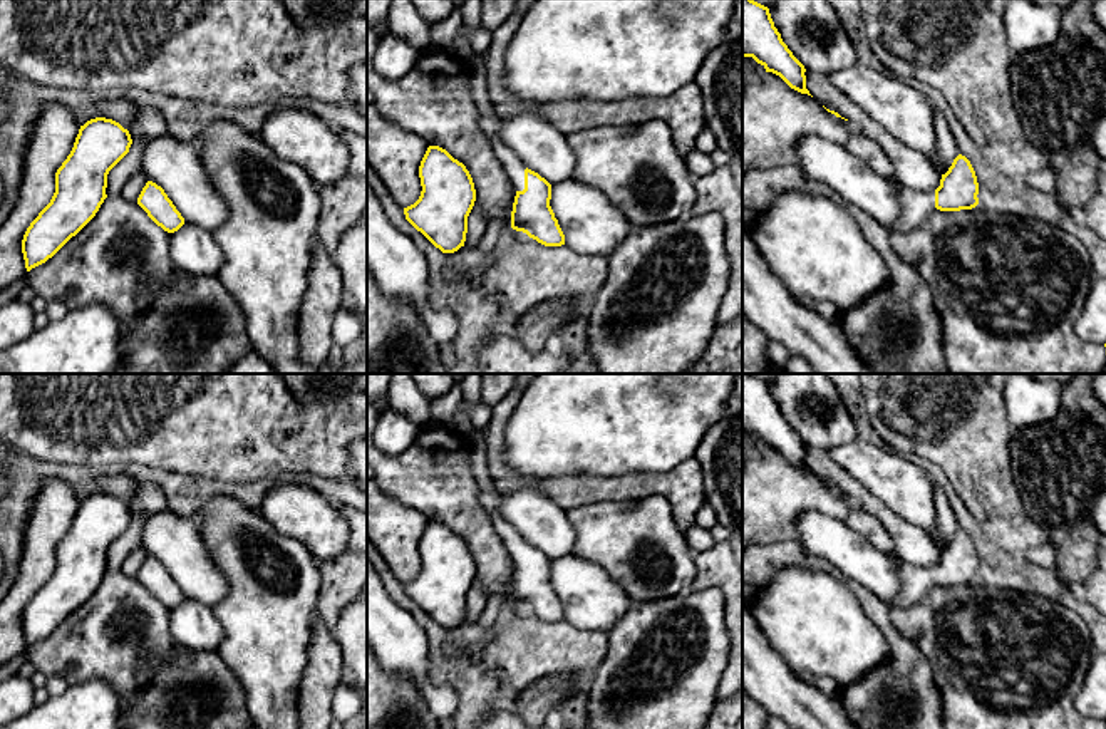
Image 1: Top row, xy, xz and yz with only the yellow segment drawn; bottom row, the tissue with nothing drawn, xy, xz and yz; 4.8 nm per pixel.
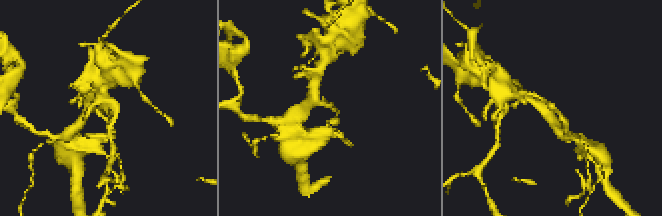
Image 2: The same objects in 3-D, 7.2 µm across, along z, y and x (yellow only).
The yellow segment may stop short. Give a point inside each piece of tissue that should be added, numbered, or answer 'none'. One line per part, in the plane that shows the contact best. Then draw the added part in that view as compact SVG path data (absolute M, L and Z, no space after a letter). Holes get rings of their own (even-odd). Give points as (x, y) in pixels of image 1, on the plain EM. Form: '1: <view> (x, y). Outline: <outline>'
1: xz (476, 446). Outline: M466 436L464 442L471 456L473 473L479 488L481 503L488 509L498 535L501 536L513 558L514 566L523 566L526 541L516 528L504 521L504 518L499 513L499 494L493 484L486 459L486 439Z

